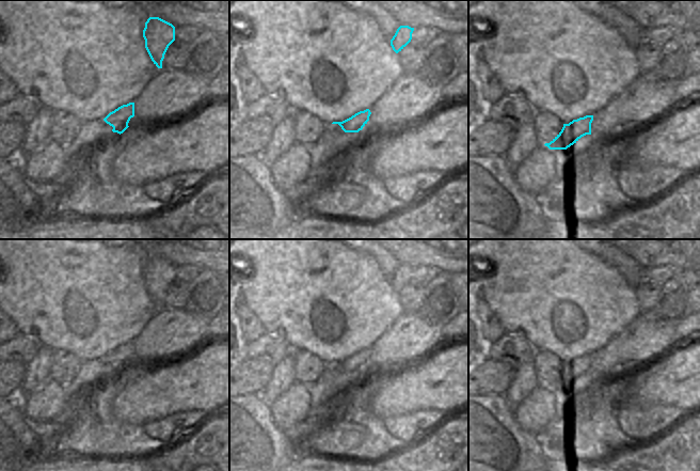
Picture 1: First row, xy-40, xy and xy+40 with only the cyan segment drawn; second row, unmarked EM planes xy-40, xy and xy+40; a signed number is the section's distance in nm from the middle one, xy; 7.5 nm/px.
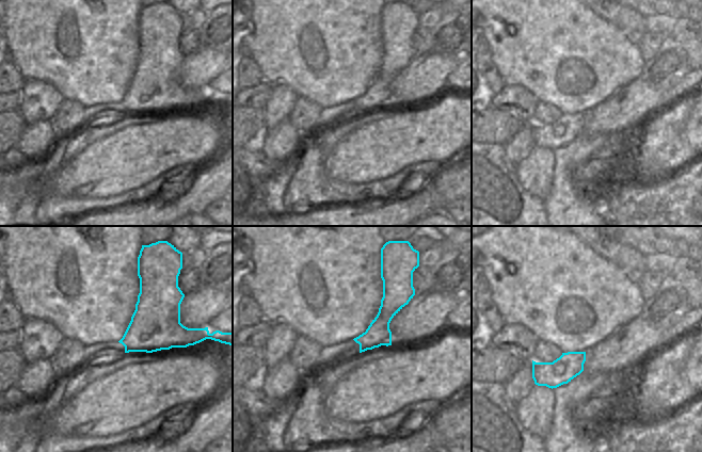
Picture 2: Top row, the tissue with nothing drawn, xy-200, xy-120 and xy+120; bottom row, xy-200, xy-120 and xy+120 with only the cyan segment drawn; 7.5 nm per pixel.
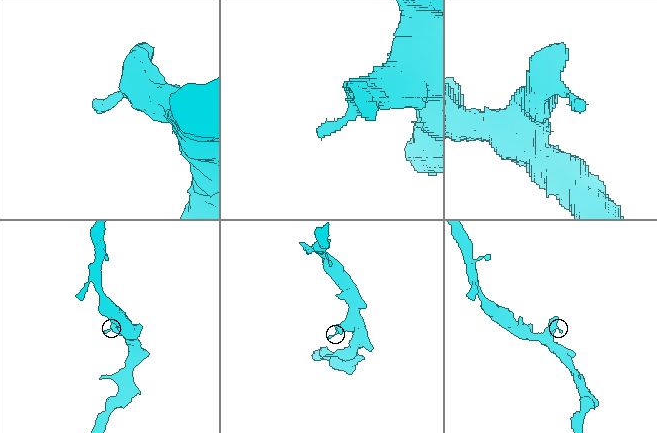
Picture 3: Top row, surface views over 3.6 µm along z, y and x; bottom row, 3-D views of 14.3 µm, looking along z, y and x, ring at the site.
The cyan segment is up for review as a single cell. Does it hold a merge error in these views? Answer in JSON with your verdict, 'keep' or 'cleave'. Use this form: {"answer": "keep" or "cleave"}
{"answer": "keep"}

